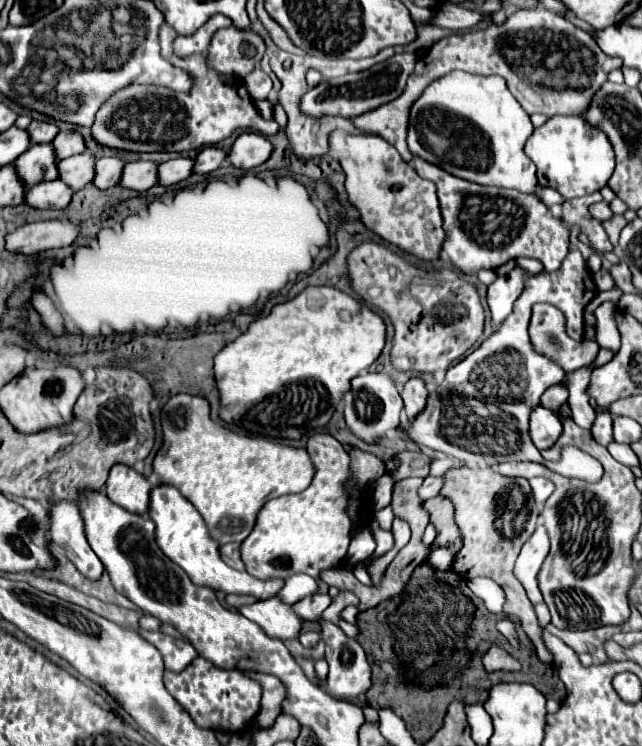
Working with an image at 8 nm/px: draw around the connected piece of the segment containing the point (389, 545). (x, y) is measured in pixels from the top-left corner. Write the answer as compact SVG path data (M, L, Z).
M374 516L370 518L370 526L376 530L376 544L378 544L376 550L372 552L372 556L374 556L374 558L380 558L380 556L384 556L388 550L394 548L394 536L392 536L390 530L382 530L382 528L378 526L378 522L376 522Z

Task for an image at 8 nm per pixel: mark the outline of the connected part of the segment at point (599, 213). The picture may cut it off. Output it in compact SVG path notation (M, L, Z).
M596 202L596 204L592 204L590 208L590 214L596 218L596 220L608 220L608 218L612 218L612 210L610 210L610 206L608 206L608 202Z

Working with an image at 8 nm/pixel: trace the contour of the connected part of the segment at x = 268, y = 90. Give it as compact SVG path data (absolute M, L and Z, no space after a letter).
M256 66L244 78L244 82L246 82L246 88L248 88L248 92L252 94L254 100L266 100L266 98L272 96L272 80L260 66Z

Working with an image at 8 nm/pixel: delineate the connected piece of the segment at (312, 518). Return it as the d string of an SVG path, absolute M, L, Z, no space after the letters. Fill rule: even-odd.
M314 434L308 440L308 452L316 466L312 486L298 494L288 494L266 502L260 510L256 530L242 544L242 560L246 572L258 580L282 578L294 574L308 574L320 578L324 568L336 568L342 564L350 544L350 532L354 528L352 518L348 516L348 504L352 496L364 496L366 490L358 486L344 488L344 482L350 478L350 454L344 446L330 434Z

